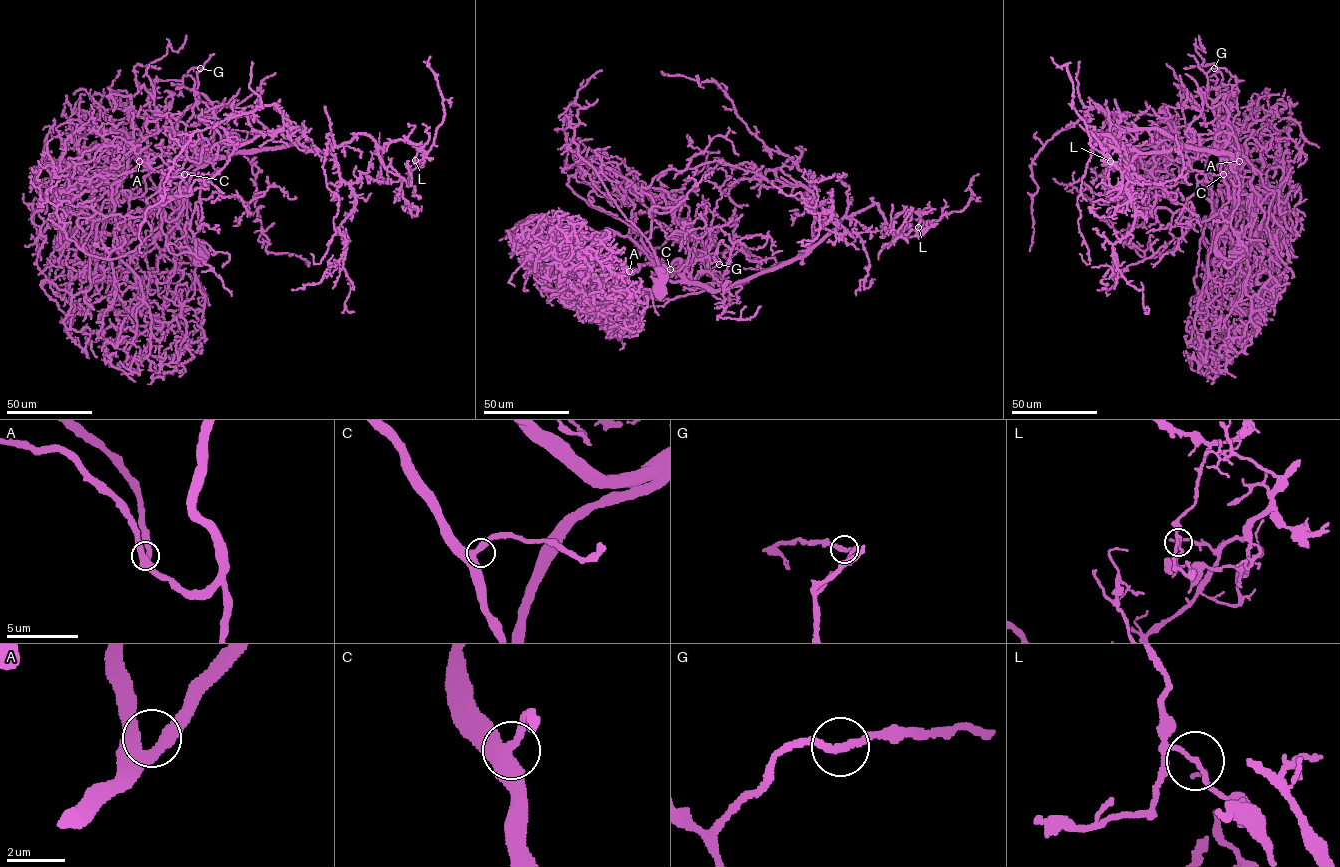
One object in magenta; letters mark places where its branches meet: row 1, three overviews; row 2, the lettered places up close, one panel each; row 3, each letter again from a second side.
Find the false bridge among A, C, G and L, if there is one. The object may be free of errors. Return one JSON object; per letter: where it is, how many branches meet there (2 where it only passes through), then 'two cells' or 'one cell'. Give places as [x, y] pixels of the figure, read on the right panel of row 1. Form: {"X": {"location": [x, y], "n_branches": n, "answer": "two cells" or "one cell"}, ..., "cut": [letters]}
{"A": {"location": [1239, 161], "n_branches": 2, "answer": "one cell"}, "C": {"location": [1223, 174], "n_branches": 2, "answer": "one cell"}, "G": {"location": [1214, 68], "n_branches": 2, "answer": "one cell"}, "L": {"location": [1110, 161], "n_branches": 2, "answer": "two cells"}, "cut": ["L"]}

